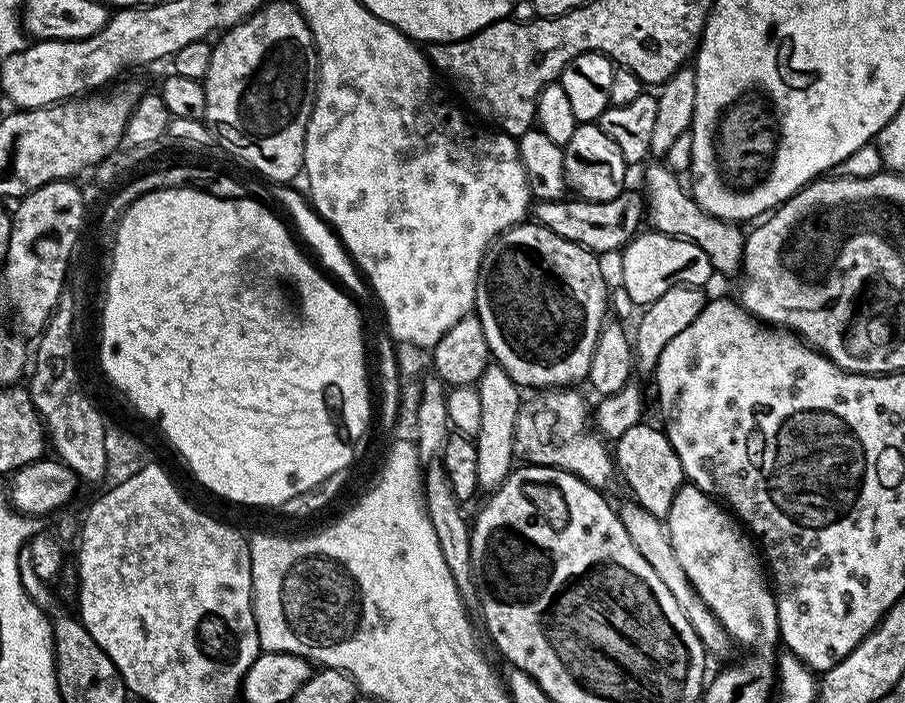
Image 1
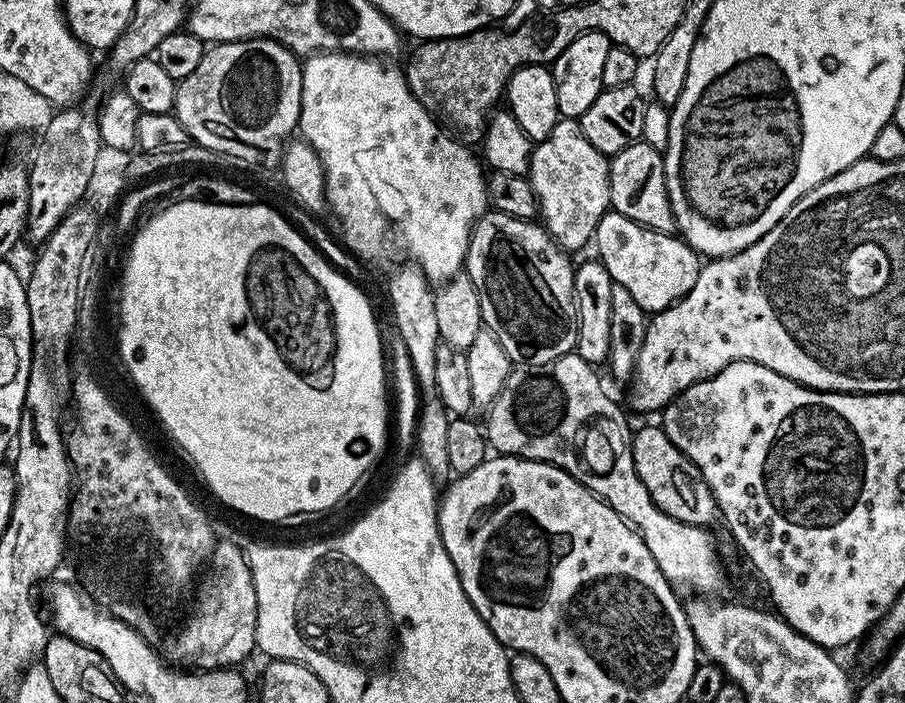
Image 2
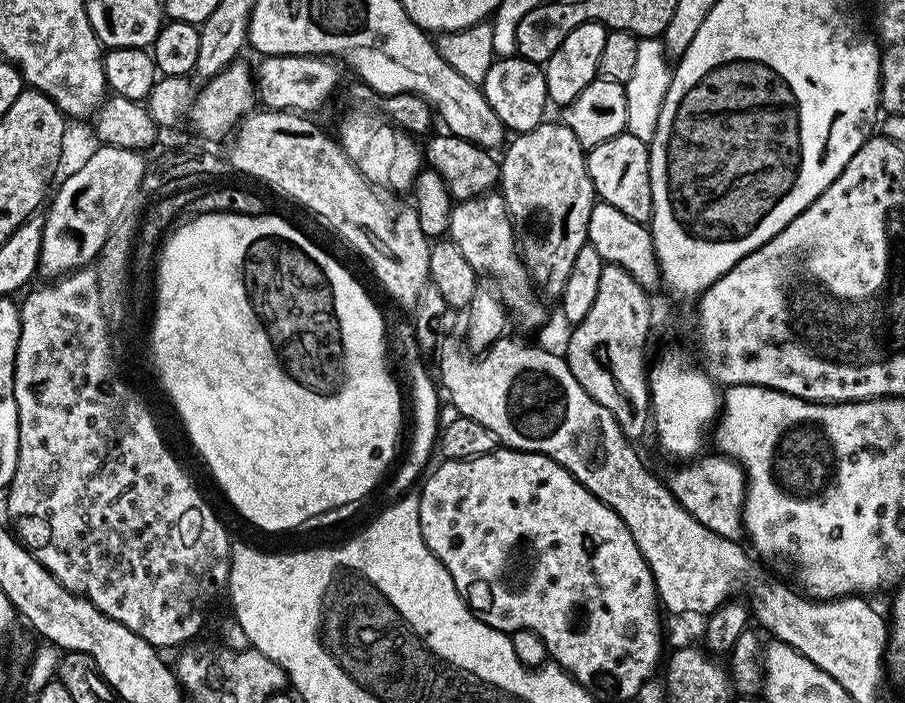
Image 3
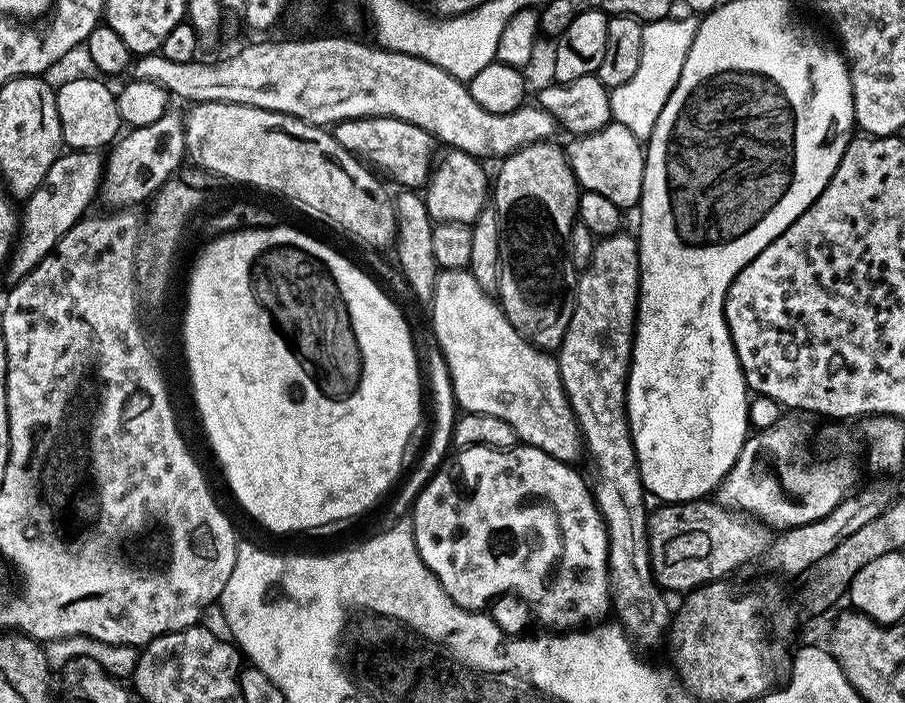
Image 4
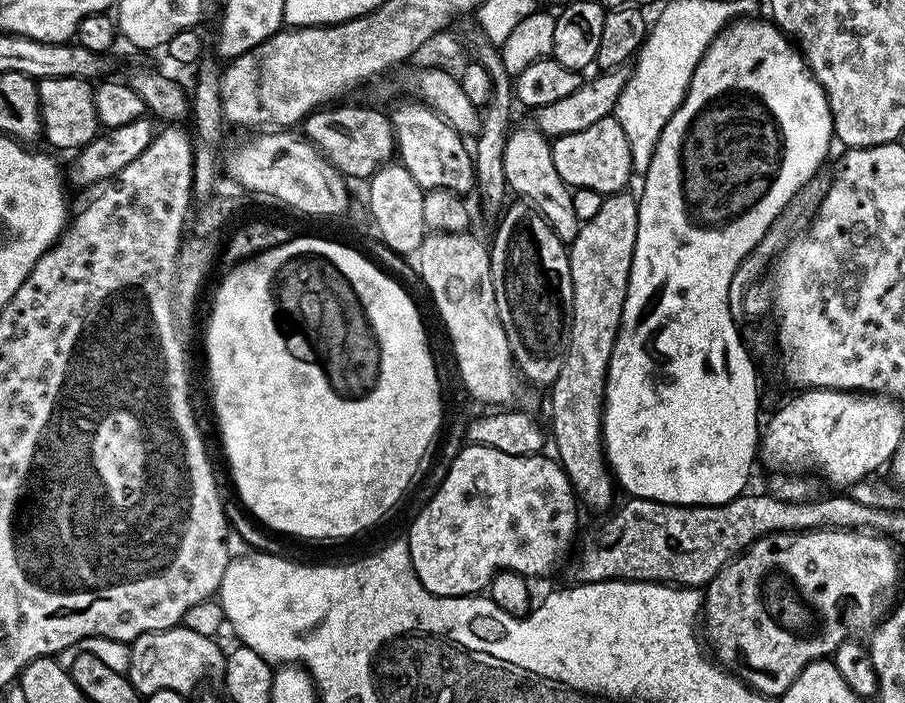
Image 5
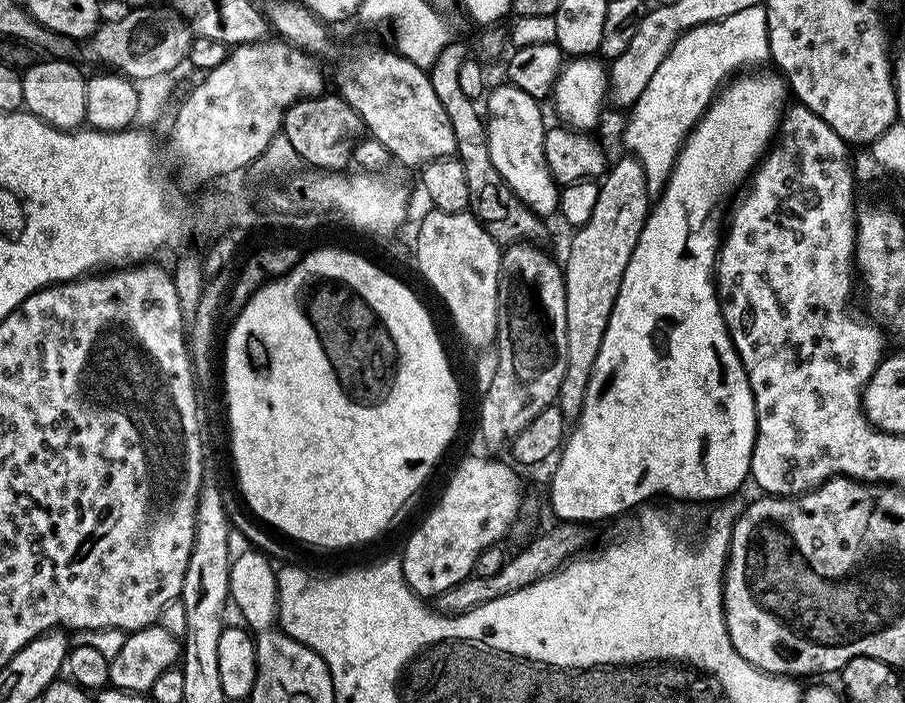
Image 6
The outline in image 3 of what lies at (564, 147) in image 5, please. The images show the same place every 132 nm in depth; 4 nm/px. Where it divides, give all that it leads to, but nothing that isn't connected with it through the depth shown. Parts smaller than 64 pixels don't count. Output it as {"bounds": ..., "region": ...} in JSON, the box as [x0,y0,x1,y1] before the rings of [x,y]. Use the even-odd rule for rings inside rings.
{"bounds":[587,131,654,225],"region":[[[624,131],[610,142],[602,142],[598,146],[587,149],[588,173],[597,197],[603,203],[614,206],[614,210],[622,210],[626,218],[634,218],[634,222],[647,225],[652,218],[654,198],[650,190],[650,162],[648,161],[649,145],[643,140],[634,138]]]}

